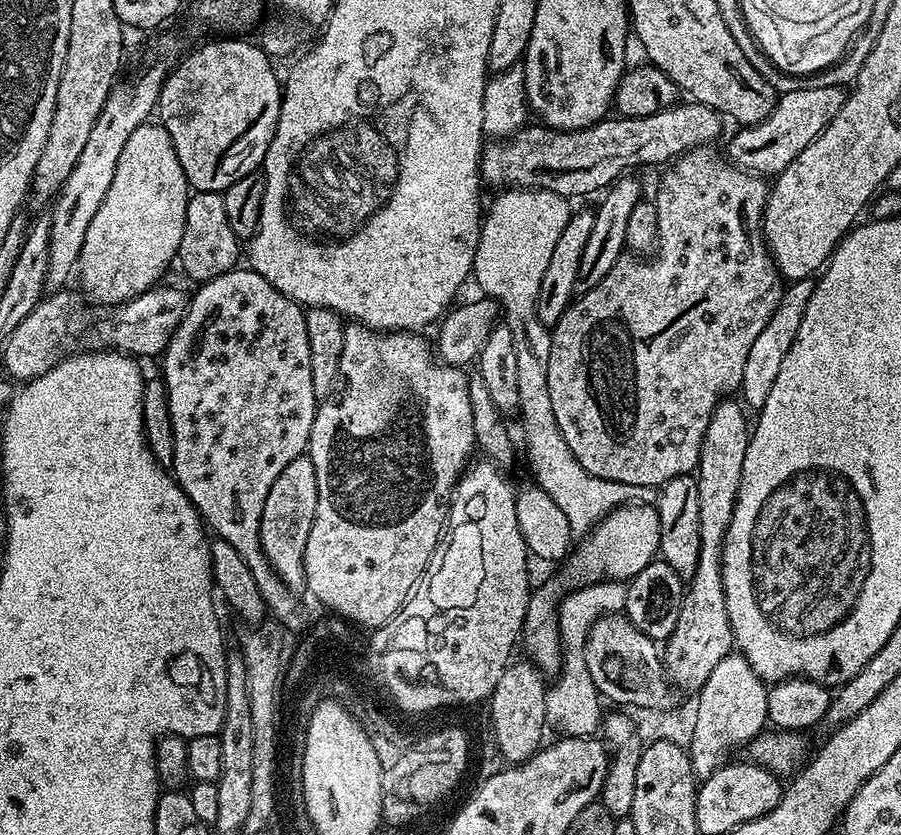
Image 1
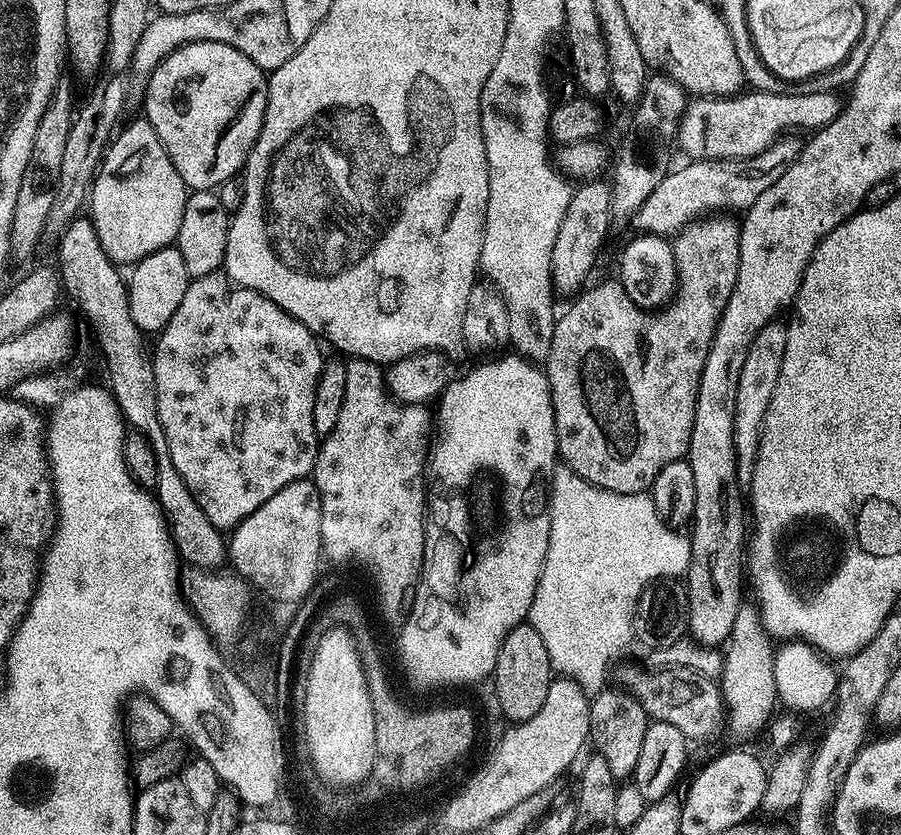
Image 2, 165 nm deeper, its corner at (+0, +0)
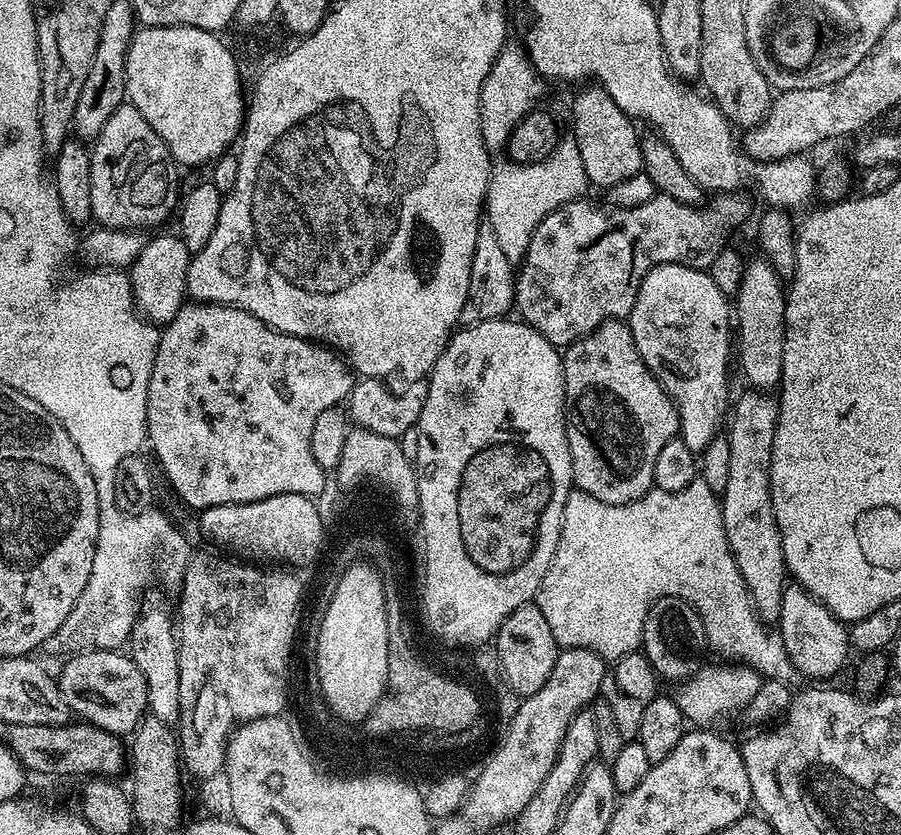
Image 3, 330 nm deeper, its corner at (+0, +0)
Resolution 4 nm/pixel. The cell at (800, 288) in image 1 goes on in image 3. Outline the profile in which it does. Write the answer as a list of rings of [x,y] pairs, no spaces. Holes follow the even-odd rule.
[[[747,390],[735,397],[730,408],[730,423],[726,428],[730,446],[730,462],[720,509],[726,538],[738,562],[738,570],[748,587],[752,605],[765,622],[779,621],[788,567],[782,554],[780,527],[774,518],[770,494],[770,458],[774,450],[774,430],[778,430],[780,402],[764,390]]]

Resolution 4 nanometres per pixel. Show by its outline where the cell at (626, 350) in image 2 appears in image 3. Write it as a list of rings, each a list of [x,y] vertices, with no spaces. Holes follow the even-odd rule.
[[[623,319],[608,320],[588,336],[583,336],[581,340],[575,340],[563,349],[562,359],[564,361],[564,403],[566,405],[564,425],[570,446],[570,458],[572,459],[573,485],[579,491],[598,498],[598,502],[606,502],[607,504],[629,504],[642,498],[654,487],[654,461],[658,458],[662,446],[666,446],[666,442],[677,439],[680,430],[680,415],[676,409],[676,404],[668,396],[668,391],[664,386],[658,382],[658,378],[646,366],[646,362],[642,362],[642,358],[638,354],[638,346],[634,346],[634,334],[628,329],[627,323]]]

